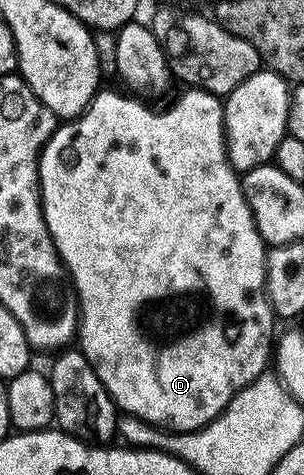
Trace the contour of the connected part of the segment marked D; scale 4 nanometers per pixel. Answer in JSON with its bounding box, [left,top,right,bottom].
[40,89,278,433]

